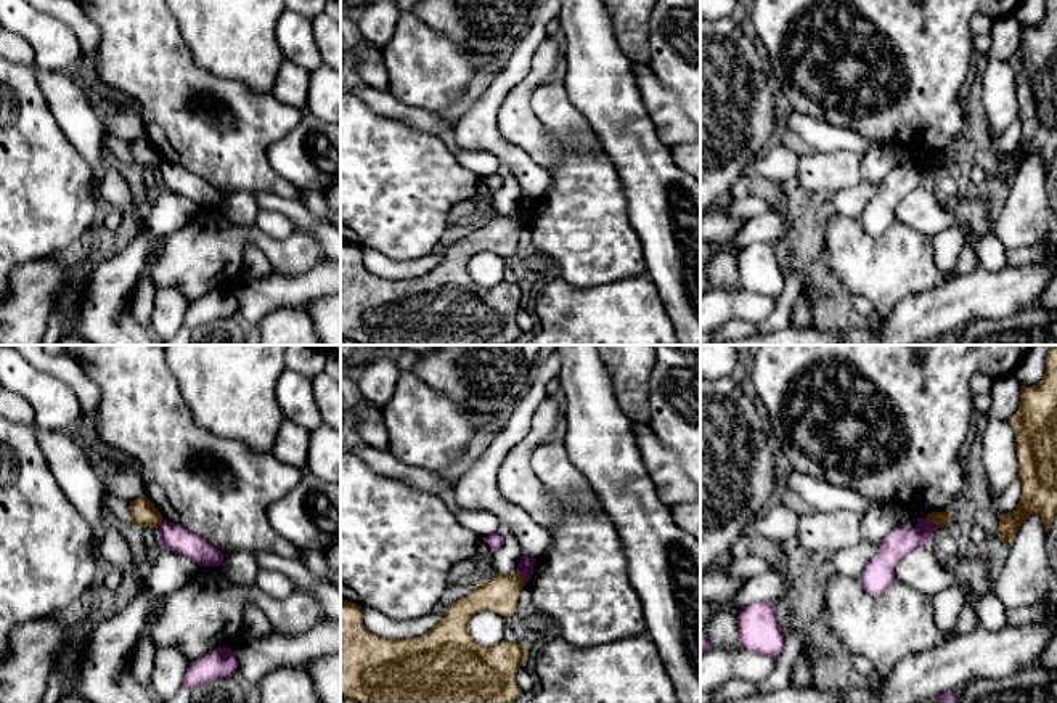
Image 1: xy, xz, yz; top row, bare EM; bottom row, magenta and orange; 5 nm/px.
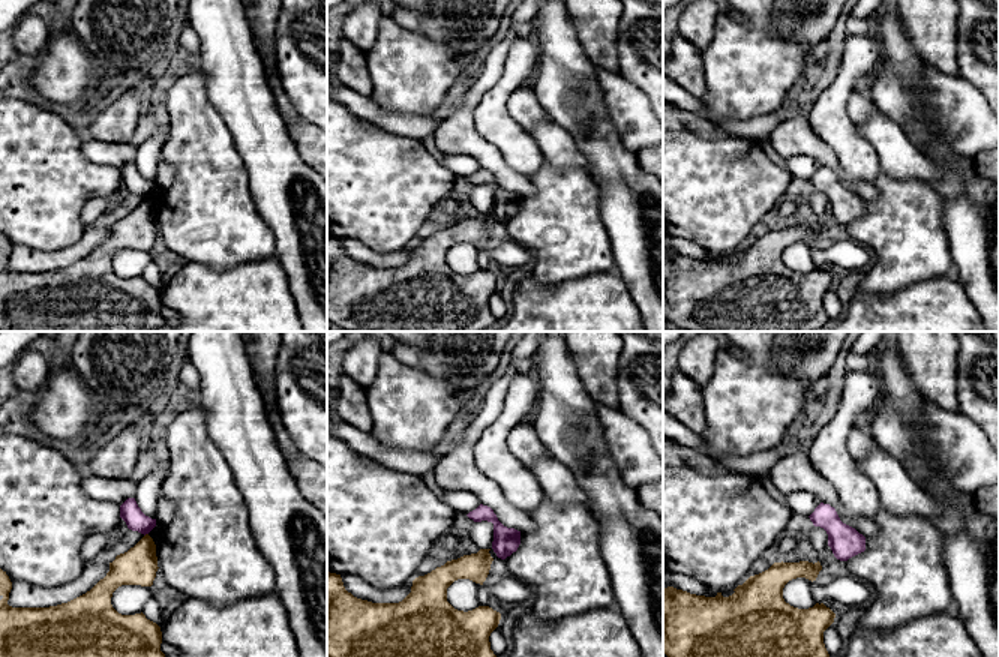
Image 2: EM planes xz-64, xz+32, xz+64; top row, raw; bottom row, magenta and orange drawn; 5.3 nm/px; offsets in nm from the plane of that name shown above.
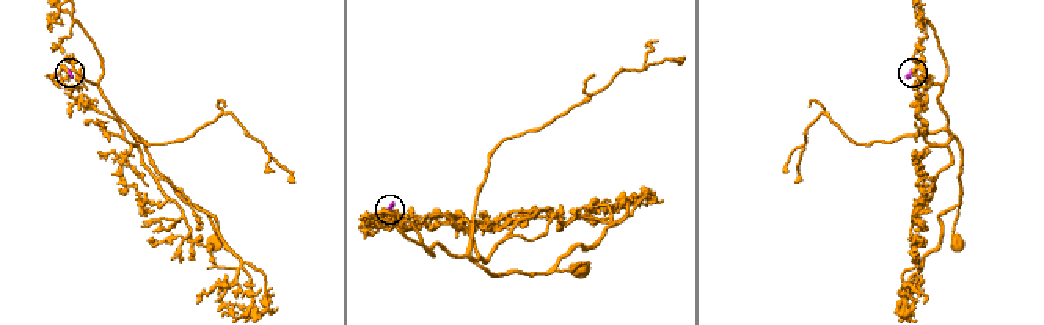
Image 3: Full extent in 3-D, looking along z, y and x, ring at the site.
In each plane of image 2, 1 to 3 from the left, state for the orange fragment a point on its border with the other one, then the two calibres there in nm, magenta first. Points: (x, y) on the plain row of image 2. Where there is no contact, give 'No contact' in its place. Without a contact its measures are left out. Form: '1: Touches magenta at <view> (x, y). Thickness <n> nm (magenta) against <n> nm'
1: Touches magenta at xz-64 (146, 197). Thickness 110 nm (magenta) against 200 nm
2: No contact
3: No contact

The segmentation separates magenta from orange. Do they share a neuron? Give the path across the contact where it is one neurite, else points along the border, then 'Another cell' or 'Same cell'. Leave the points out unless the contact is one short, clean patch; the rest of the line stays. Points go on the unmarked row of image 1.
Boundary: xz (516, 211), (524, 225). Another cell

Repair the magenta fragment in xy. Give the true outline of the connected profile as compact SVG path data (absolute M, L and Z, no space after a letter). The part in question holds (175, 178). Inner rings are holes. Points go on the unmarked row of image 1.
M162 161L157 172L161 175L161 188L182 194L199 207L220 207L223 202L225 196L218 189L180 165Z

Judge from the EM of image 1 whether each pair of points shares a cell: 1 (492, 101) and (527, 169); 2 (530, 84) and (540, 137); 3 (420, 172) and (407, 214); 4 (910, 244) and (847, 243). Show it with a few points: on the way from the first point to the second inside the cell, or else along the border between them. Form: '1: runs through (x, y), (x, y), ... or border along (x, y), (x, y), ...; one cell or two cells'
1: runs through (489, 119), (489, 134), (510, 154); one cell
2: runs through (524, 97), (524, 121), (527, 124); one cell
3: runs through (410, 182), (407, 185), (407, 204); one cell
4: runs through (893, 246), (863, 246); one cell

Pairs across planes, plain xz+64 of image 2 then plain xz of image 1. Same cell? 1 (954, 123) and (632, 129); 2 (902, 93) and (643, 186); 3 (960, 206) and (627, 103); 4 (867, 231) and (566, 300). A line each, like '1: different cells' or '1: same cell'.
1: different cells
2: same cell
3: same cell
4: different cells

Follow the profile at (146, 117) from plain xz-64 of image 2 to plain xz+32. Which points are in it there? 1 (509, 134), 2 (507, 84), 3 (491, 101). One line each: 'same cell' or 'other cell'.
1: same cell
2: same cell
3: same cell

